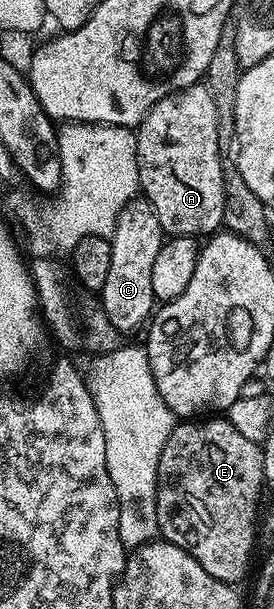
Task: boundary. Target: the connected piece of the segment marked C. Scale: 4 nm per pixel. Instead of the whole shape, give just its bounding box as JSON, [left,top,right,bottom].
[101,199,165,334]

